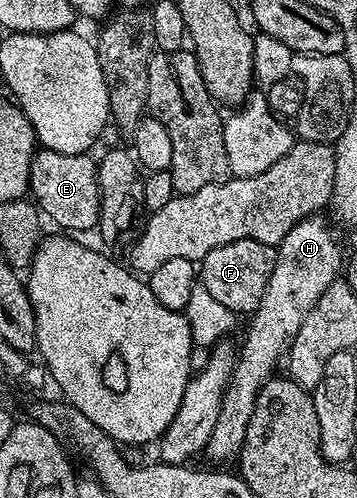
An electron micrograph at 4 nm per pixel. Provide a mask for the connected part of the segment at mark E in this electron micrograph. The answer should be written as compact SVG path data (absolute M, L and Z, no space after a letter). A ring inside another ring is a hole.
M38 150L31 161L29 190L42 216L65 233L89 231L101 221L101 191L97 187L97 163L92 154L72 155Z

